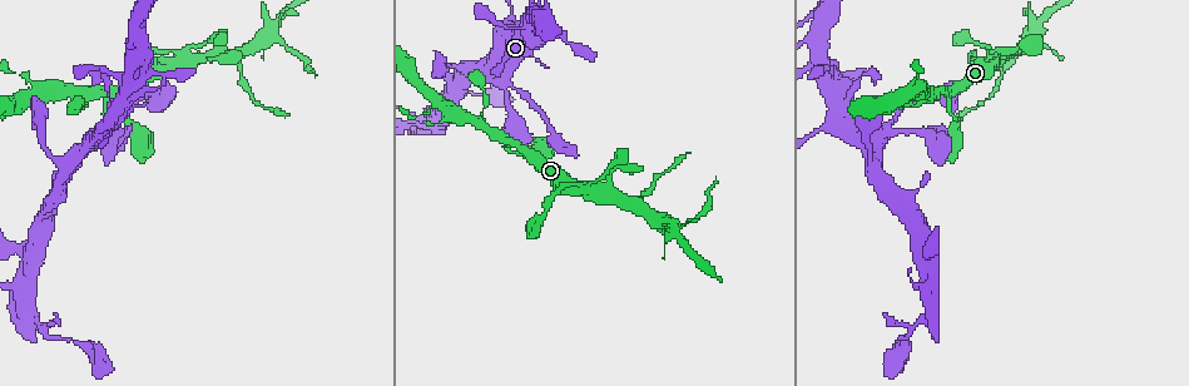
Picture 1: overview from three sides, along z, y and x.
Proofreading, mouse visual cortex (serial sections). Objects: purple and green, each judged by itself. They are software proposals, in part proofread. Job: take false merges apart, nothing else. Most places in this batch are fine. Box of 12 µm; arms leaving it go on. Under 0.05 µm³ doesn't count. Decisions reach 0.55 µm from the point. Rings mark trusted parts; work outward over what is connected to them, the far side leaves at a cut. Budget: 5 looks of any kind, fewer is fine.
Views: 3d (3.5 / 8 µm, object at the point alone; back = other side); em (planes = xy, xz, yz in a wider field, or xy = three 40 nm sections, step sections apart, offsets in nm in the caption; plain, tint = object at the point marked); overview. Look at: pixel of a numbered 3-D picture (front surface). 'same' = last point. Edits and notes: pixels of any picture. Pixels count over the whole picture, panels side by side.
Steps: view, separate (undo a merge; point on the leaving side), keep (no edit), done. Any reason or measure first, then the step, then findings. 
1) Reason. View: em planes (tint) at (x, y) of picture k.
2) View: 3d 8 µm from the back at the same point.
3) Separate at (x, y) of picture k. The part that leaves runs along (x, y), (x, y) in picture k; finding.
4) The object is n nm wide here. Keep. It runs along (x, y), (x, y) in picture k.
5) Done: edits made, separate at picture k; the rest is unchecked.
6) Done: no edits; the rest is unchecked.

Side arm on a straight run. View: 3d 8 µm at (512, 143) of picture 1.

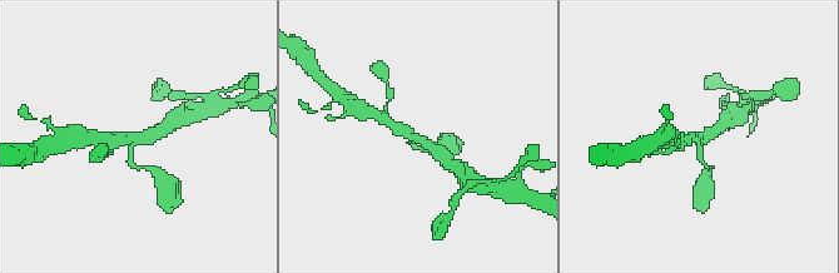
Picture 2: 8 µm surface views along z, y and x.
View: 3d 3.5 µm at (137, 136) of picture 2.

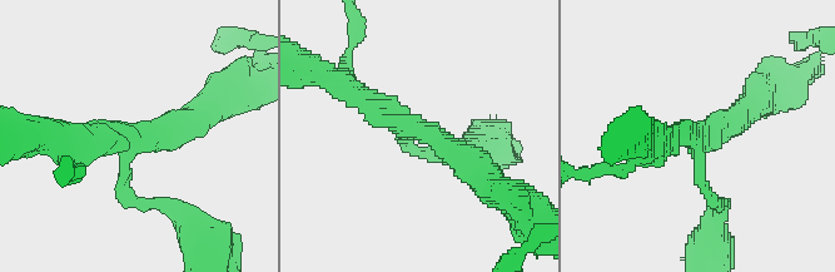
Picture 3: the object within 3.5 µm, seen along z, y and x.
3 arms meet here; the arms are 150, 250, 350 nm wide. View: em xy step 5 (tint) at (694, 137) of picture 3.

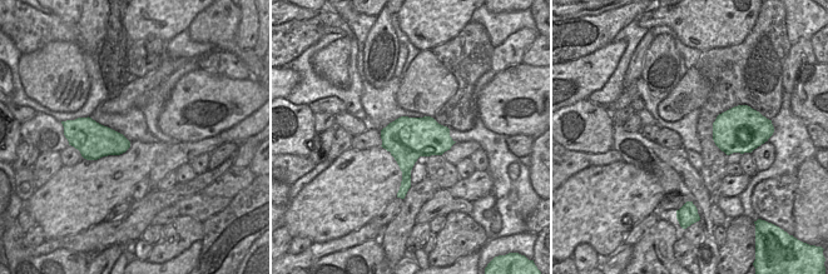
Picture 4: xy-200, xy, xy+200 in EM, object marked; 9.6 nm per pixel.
The object is 420 nm wide here. Keep. It runs along (481, 177), (342, 82) in picture 3; all the same cell.

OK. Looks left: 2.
View: 3d 3.5 µm at (220, 52) of picture 1.

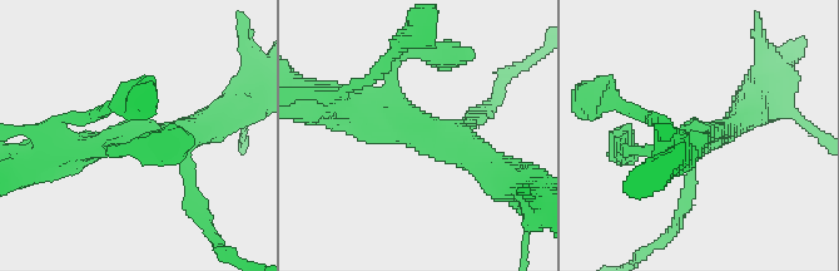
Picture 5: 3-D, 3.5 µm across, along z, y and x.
Keep. It runs along (355, 112), (423, 127), (500, 176) in picture 5; one cell here.

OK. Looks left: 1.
Done: no edits; the rest is unchecked.

